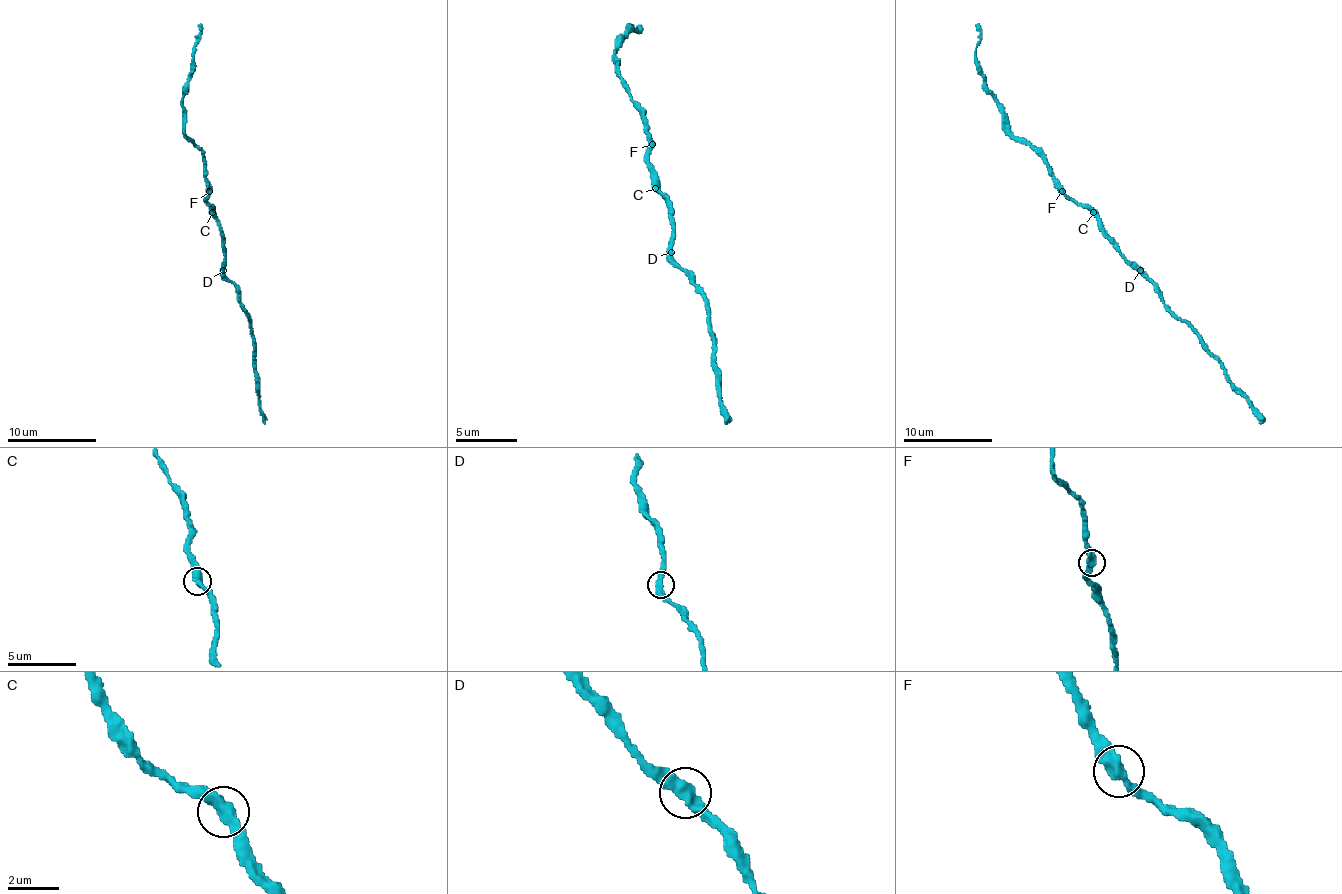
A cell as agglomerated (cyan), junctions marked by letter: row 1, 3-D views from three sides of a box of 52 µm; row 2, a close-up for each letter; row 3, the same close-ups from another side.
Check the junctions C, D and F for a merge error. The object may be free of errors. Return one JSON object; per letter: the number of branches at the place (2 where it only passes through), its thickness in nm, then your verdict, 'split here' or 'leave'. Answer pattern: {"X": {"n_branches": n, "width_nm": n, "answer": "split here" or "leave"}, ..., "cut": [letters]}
{"C": {"n_branches": 2, "width_nm": 440, "answer": "leave"}, "D": {"n_branches": 2, "width_nm": 440, "answer": "leave"}, "F": {"n_branches": 2, "width_nm": 460, "answer": "leave"}, "cut": []}

